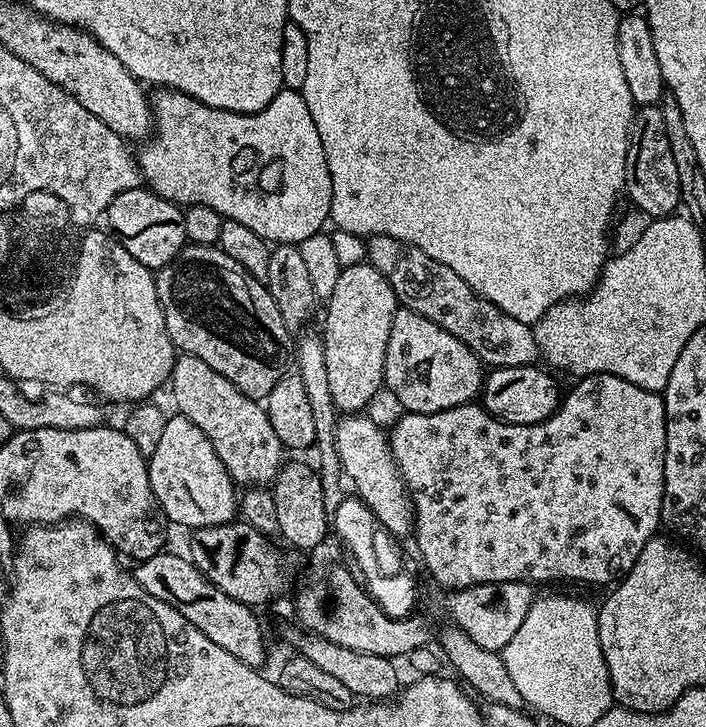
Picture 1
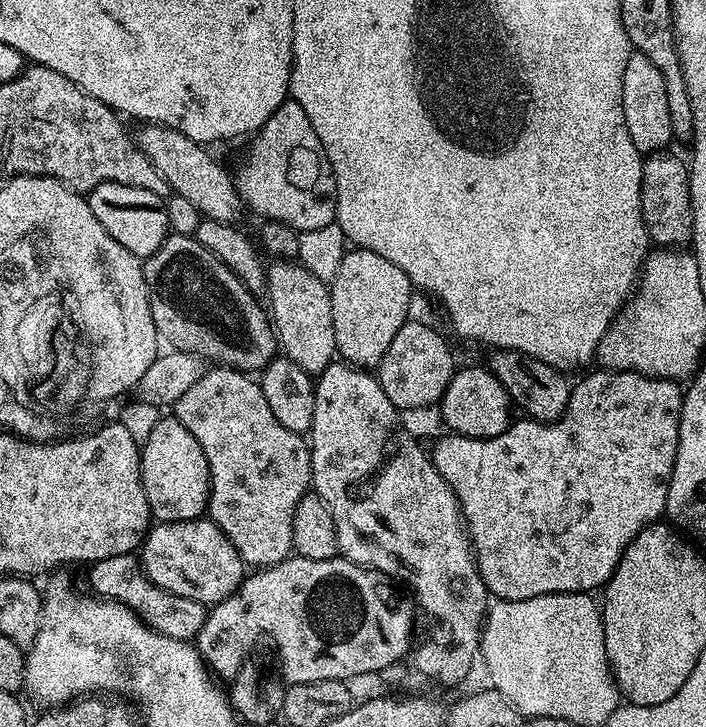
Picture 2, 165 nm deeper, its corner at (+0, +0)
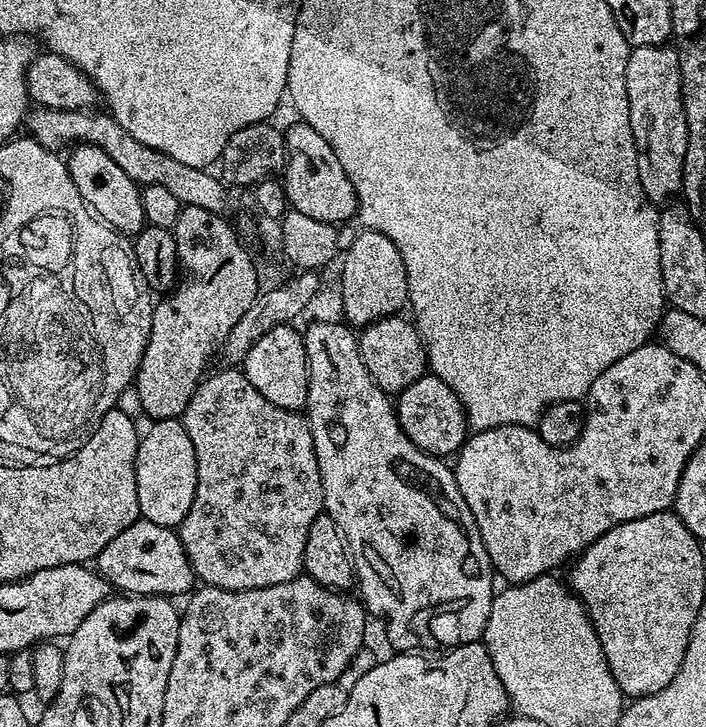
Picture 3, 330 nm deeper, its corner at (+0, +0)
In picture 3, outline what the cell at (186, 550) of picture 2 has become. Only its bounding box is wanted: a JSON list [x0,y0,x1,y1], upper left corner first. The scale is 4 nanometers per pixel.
[94,518,197,597]

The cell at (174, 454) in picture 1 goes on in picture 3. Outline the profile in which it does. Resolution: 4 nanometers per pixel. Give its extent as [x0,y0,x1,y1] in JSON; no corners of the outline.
[136,419,198,529]

